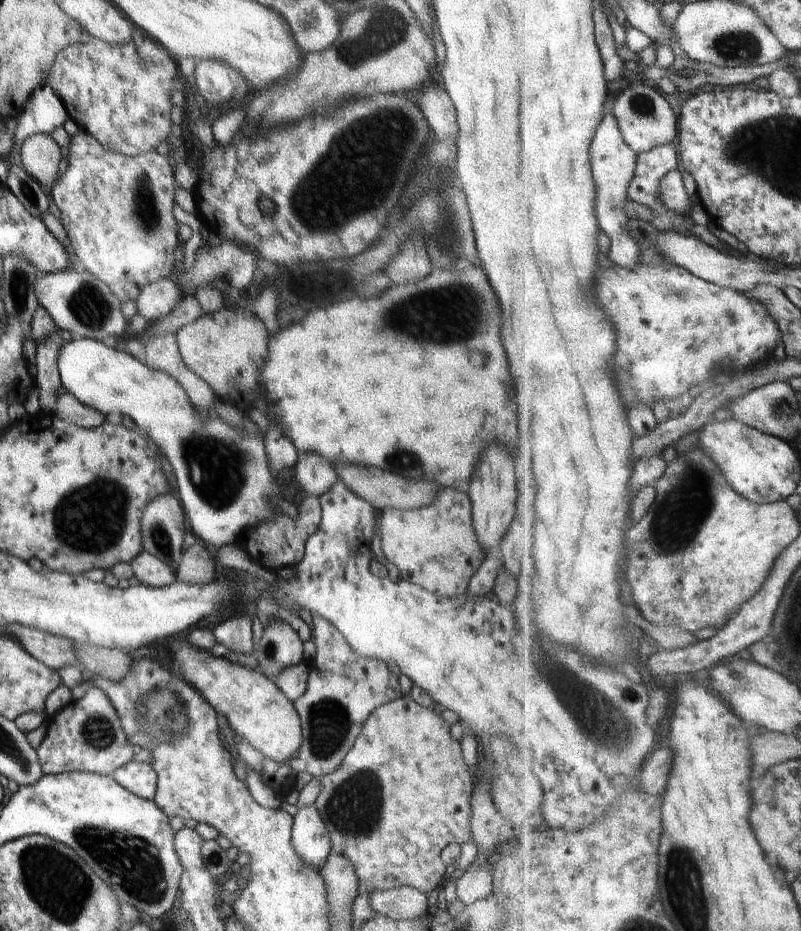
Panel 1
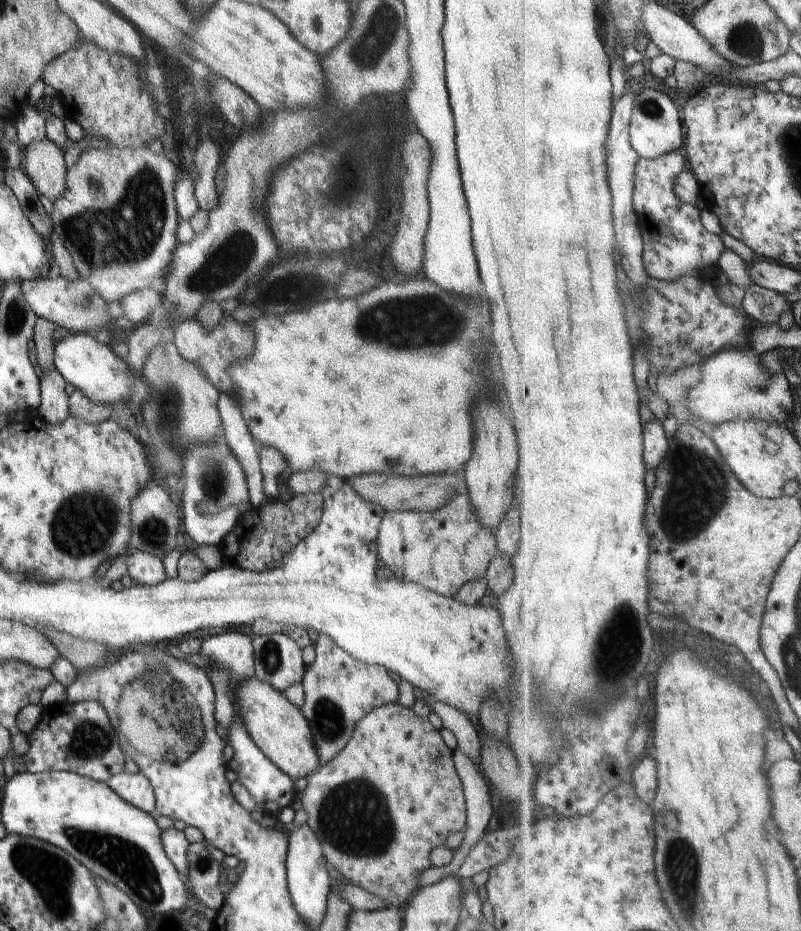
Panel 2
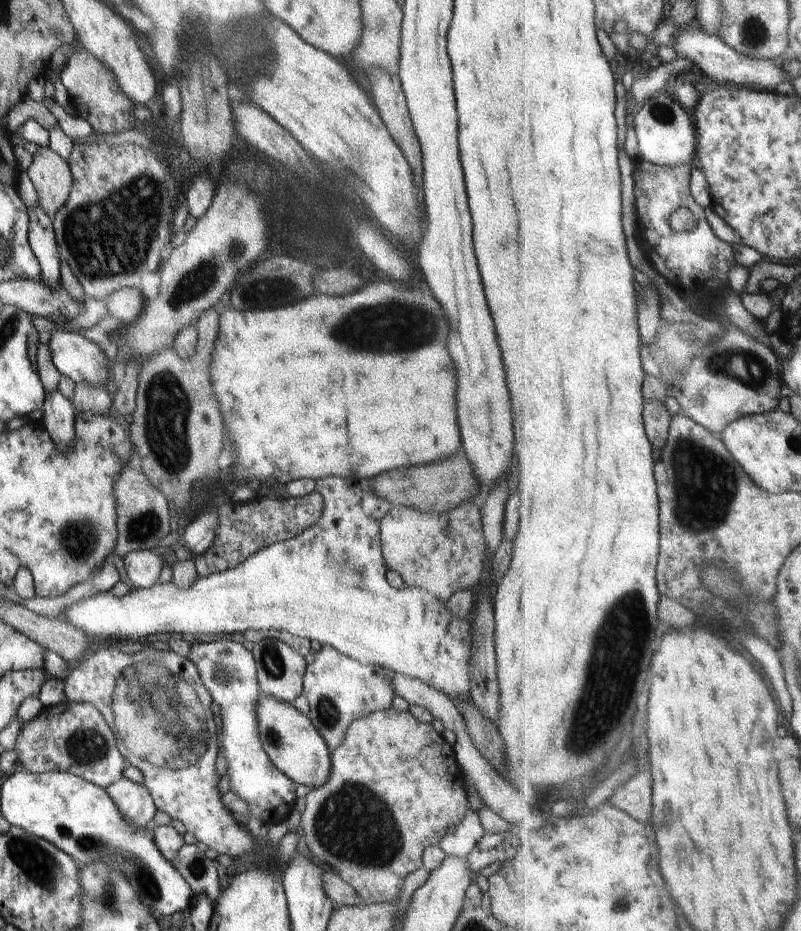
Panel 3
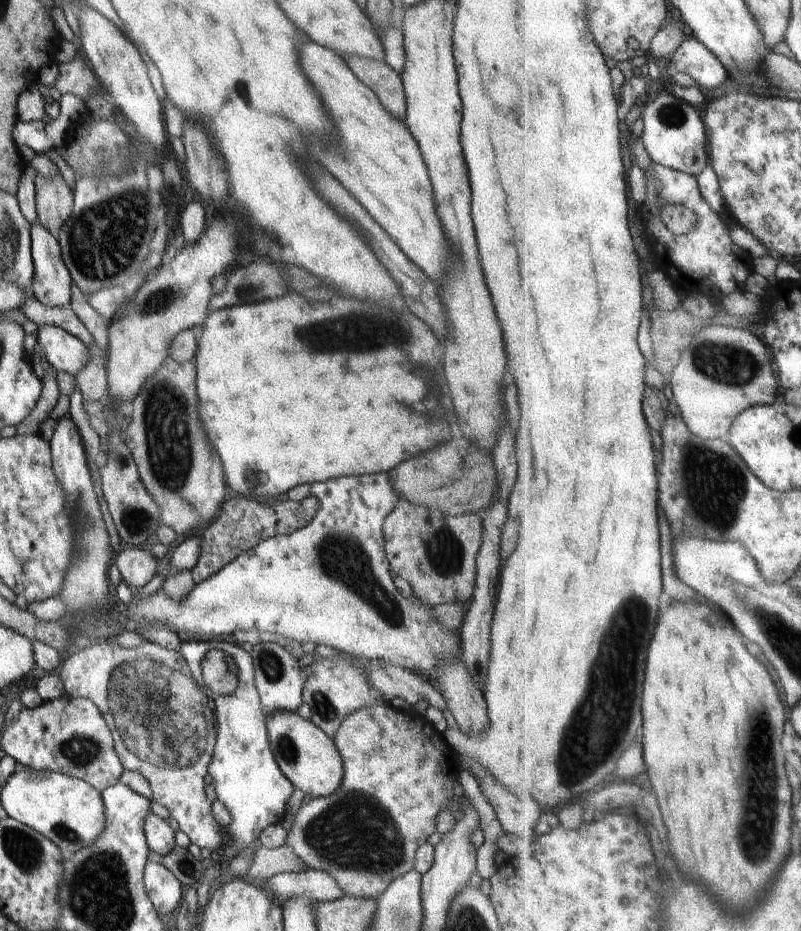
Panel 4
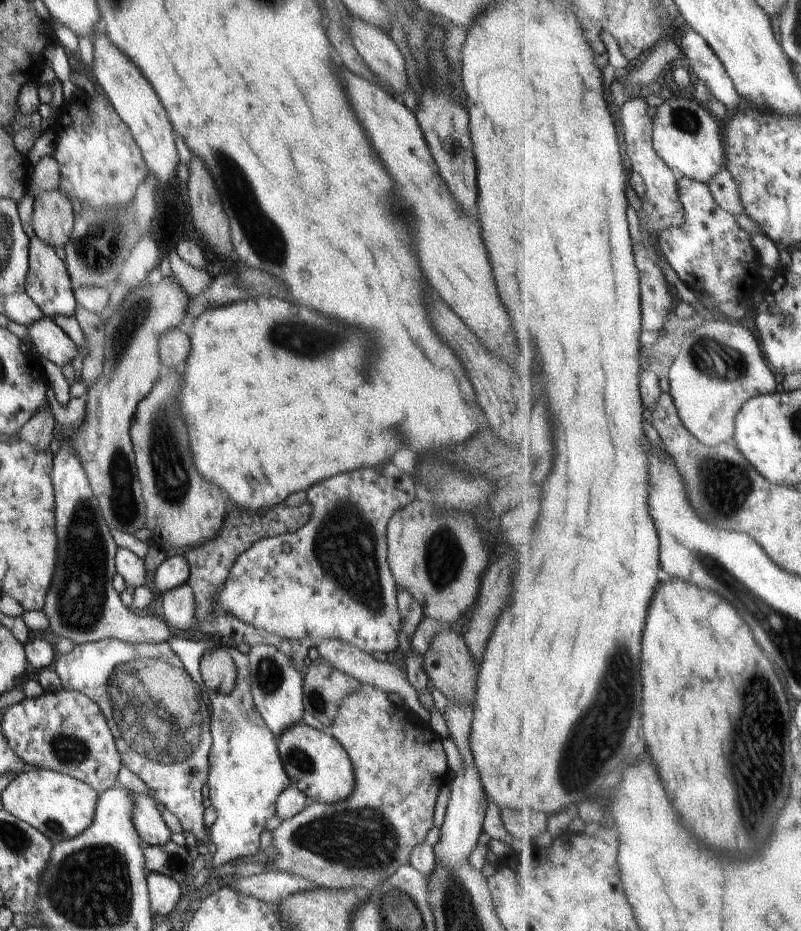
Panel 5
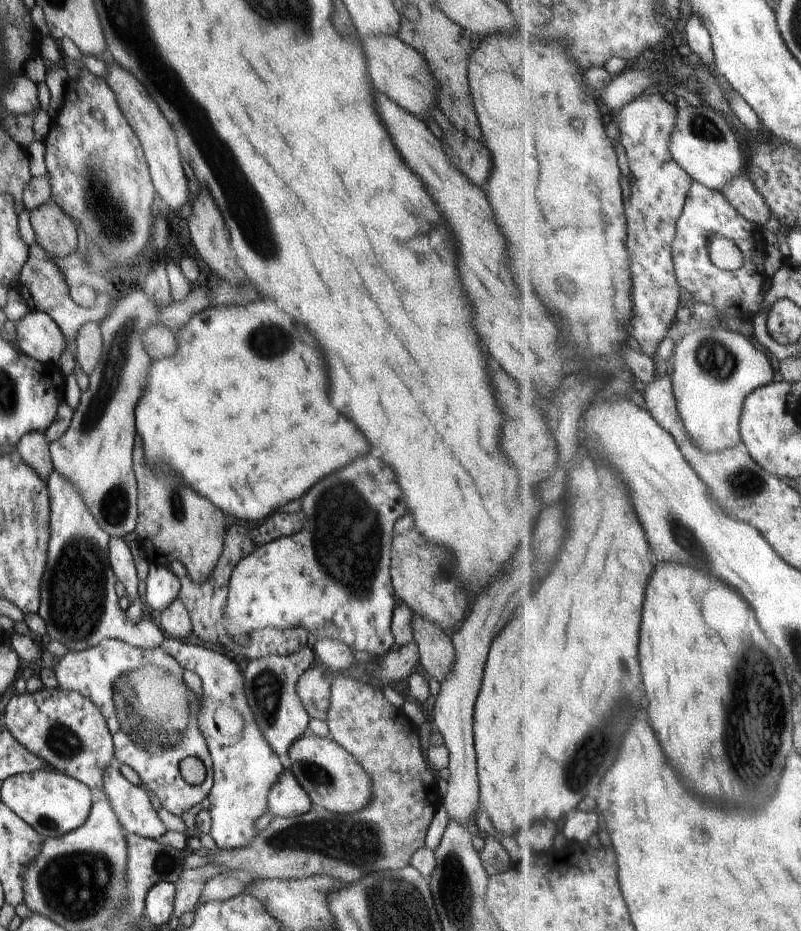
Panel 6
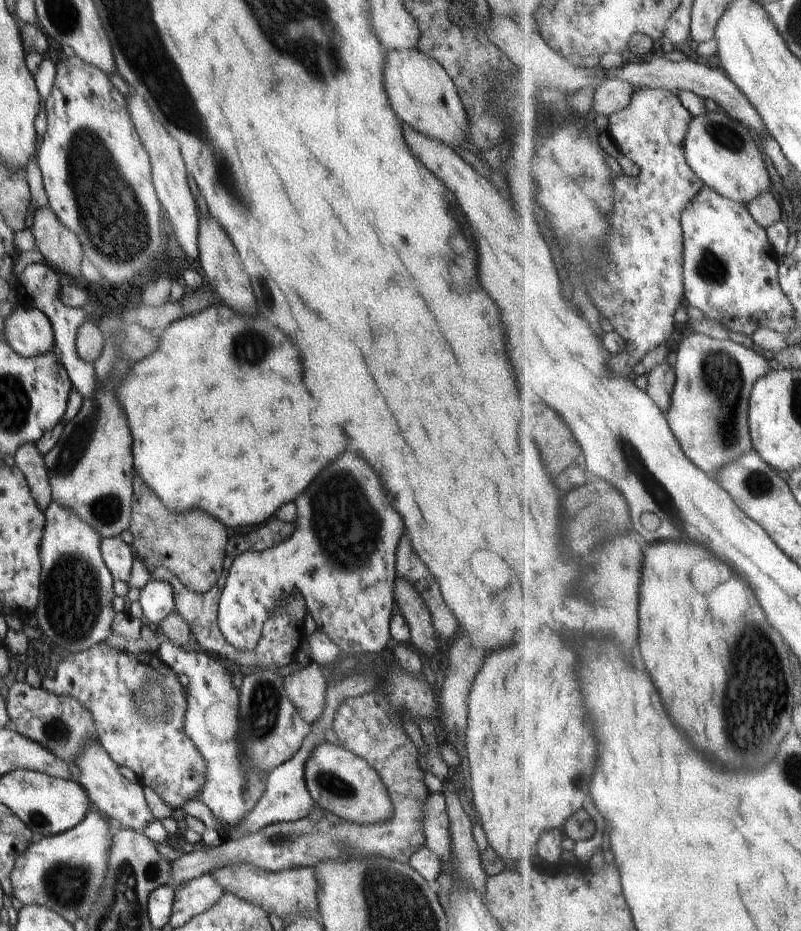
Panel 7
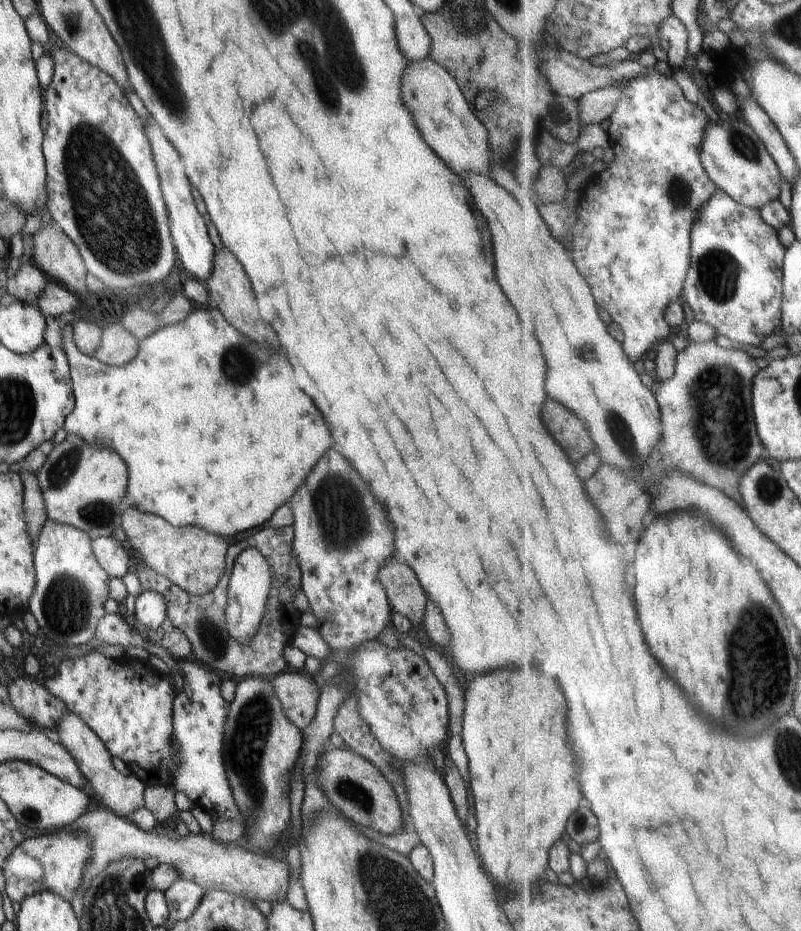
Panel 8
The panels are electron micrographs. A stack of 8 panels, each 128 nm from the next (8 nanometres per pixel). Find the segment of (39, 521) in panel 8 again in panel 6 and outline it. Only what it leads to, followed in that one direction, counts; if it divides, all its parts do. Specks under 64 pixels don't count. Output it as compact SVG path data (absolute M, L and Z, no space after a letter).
M26 432L17 442L14 451L18 451L19 455L47 482L53 470L53 462L45 432Z

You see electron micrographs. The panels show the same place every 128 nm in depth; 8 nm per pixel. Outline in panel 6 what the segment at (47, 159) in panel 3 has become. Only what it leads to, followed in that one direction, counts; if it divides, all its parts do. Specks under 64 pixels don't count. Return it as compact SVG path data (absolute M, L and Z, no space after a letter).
M52 199L29 212L38 243L50 258L62 258L77 250L76 224Z

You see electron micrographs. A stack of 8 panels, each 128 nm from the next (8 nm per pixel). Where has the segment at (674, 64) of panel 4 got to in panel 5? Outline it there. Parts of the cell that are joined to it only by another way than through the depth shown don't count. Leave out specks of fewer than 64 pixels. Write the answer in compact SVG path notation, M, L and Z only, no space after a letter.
M693 28L691 32L684 33L681 46L699 80L705 82L715 98L729 111L749 106L738 92L722 59L698 31Z

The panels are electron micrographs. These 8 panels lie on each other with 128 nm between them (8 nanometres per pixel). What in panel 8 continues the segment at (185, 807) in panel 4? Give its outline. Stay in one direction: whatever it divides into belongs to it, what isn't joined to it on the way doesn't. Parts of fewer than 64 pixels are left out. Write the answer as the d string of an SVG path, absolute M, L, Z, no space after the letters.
M91 651L73 659L62 658L56 676L47 679L43 687L52 696L58 697L67 706L68 711L77 714L98 735L110 754L122 759L146 786L151 781L156 785L171 786L172 773L179 765L179 744L173 727L175 688L163 677L150 676L150 670L146 670L144 676L139 675L132 664L128 659L107 658L98 651Z

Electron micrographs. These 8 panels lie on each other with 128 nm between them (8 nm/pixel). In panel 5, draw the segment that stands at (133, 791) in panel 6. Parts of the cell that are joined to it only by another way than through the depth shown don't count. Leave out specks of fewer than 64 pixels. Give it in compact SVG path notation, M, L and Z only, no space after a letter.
M128 791L135 800L133 808L133 821L137 833L145 845L151 847L163 847L168 844L172 833L161 813L156 809L157 801L154 798L142 794Z

